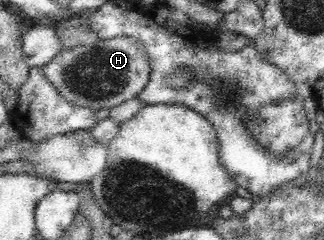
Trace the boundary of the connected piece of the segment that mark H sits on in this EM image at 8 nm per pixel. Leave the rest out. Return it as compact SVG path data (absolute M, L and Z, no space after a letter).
M118 35L112 39L99 39L92 46L81 43L69 49L62 48L58 55L42 66L45 78L69 102L77 106L110 109L128 99L134 99L144 89L151 72L146 46L138 39Z

